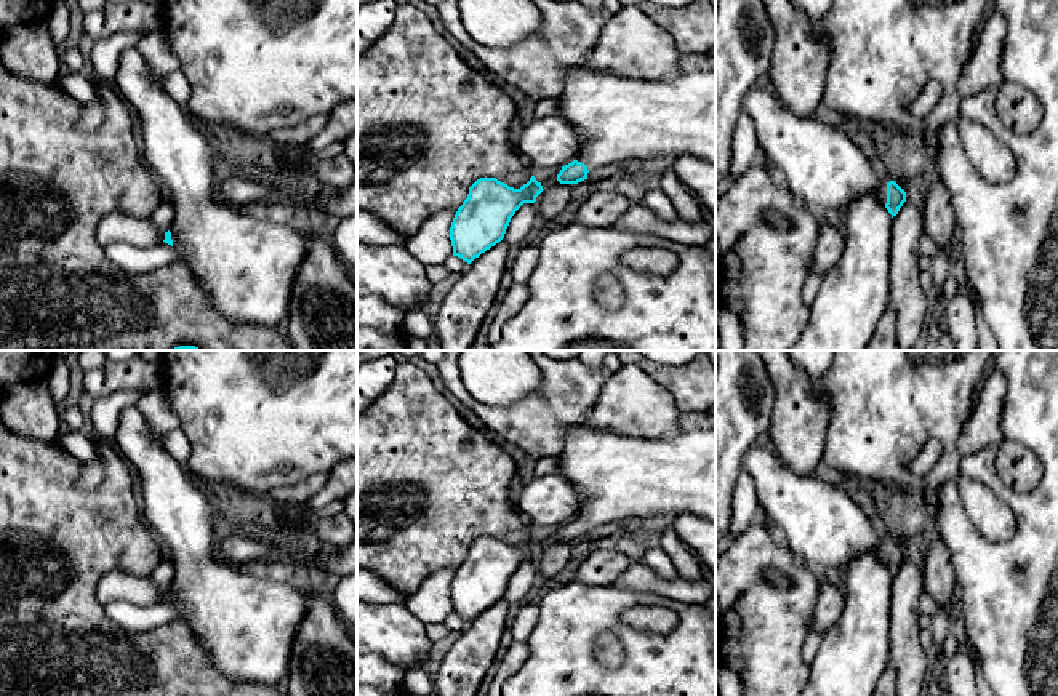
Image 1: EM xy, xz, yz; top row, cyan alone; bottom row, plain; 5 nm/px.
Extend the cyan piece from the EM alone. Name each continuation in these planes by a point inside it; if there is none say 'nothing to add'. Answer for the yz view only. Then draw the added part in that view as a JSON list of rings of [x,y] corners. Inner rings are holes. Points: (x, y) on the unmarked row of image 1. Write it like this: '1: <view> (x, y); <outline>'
1: yz (817, 520); [[[755,443],[741,461],[741,469],[752,478],[757,501],[787,549],[808,566],[844,568],[856,555],[872,552],[887,562],[887,542],[874,531],[864,510],[839,485],[791,470],[767,443]]]

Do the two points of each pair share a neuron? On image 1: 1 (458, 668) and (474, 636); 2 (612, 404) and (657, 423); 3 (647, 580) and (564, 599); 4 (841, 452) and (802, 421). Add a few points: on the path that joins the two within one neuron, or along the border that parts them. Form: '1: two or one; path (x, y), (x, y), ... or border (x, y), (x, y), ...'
1: one; path (466, 660), (474, 644)
2: one; path (623, 404), (634, 404), (645, 412)
3: two; border (615, 583), (623, 588), (657, 594)
4: two; border (825, 400), (831, 410), (831, 420), (820, 460)

